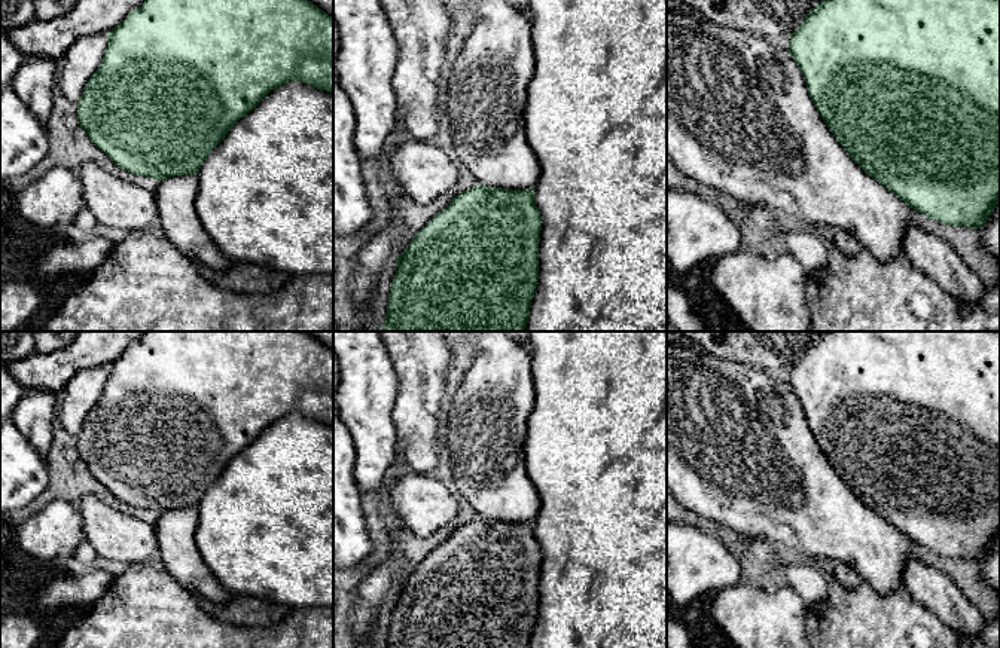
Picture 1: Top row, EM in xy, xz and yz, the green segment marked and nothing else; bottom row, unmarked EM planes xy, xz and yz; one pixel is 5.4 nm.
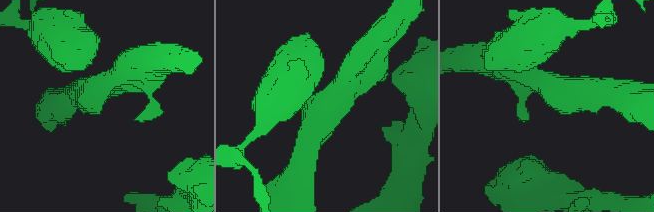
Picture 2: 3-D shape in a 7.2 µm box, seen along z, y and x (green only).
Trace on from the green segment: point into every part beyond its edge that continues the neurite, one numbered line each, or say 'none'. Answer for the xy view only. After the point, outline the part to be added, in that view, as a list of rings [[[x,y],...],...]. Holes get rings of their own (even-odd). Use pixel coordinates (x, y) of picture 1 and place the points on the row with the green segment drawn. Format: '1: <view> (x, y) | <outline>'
none

